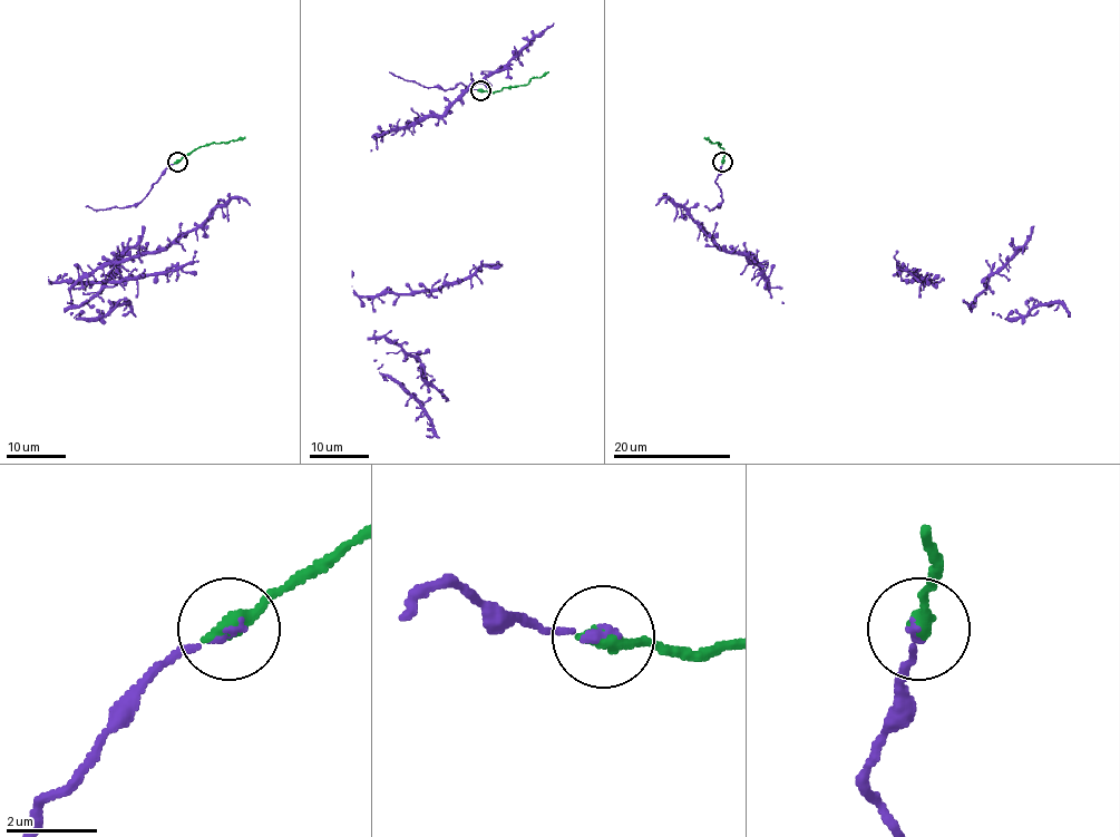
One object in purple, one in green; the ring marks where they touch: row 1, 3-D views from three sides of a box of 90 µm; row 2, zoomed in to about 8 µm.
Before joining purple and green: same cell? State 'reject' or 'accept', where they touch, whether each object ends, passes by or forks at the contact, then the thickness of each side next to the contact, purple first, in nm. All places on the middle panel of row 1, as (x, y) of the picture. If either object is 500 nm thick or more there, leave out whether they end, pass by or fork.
accept; place (480, 90); purple ends; green ends; calibres 120 and 400 nm

